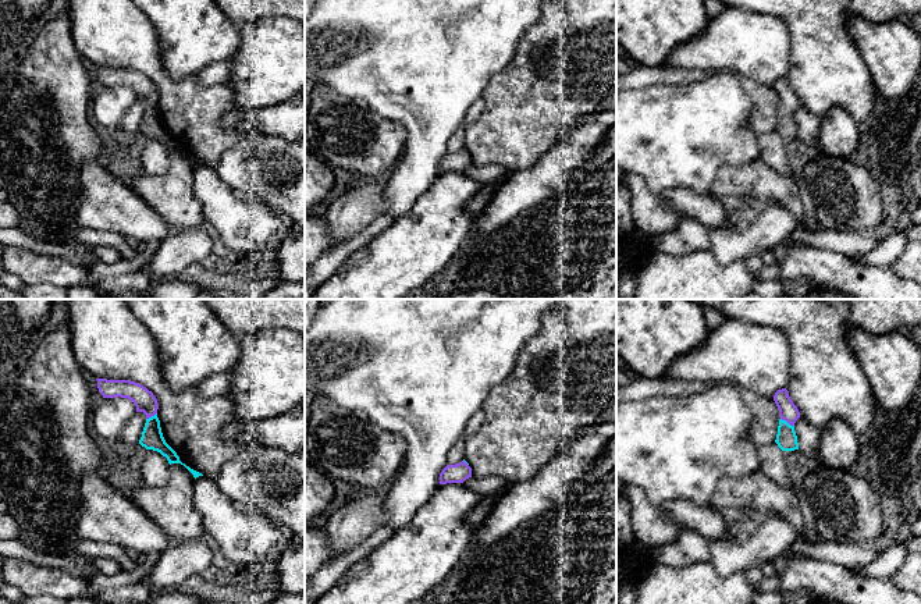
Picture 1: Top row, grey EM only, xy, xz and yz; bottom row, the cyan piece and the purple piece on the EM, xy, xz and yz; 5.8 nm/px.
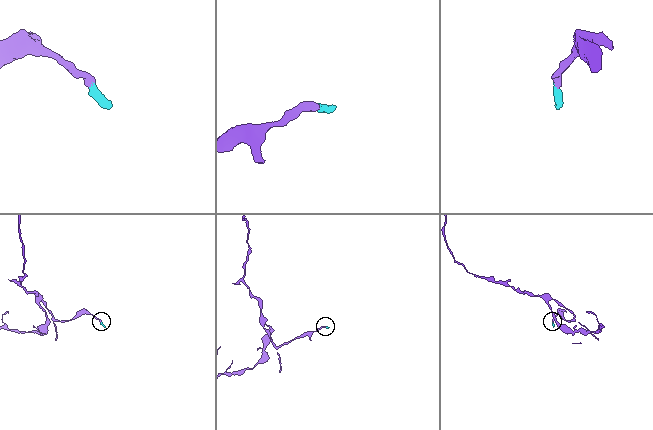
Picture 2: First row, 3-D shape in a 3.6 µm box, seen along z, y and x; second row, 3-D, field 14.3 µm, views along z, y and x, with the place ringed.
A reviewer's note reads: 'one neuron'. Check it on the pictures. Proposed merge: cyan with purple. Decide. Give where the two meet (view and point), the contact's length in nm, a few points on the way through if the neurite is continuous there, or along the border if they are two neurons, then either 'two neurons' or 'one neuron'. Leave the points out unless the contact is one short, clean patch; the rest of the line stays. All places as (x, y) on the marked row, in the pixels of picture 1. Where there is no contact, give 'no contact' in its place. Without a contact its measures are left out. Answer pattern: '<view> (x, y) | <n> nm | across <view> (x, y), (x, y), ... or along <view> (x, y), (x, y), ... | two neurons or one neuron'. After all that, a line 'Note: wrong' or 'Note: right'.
yz (786, 422) | 90 nm | across yz (786, 439), (786, 422), (788, 411) | one neuron
Note: right

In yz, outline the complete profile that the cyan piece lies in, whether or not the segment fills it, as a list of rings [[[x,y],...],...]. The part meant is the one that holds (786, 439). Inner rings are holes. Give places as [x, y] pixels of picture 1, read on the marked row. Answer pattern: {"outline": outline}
{"outline": [[[786,388],[778,390],[774,395],[774,401],[780,416],[775,443],[782,451],[799,450],[794,431],[794,423],[800,418],[797,406],[790,399]]]}

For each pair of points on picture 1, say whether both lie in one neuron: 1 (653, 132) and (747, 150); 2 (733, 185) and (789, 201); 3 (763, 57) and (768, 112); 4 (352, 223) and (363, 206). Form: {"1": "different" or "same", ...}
{"1": "same", "2": "same", "3": "different", "4": "same"}

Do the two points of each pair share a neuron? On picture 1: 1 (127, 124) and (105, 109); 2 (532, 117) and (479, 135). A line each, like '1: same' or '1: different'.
1: different
2: same

